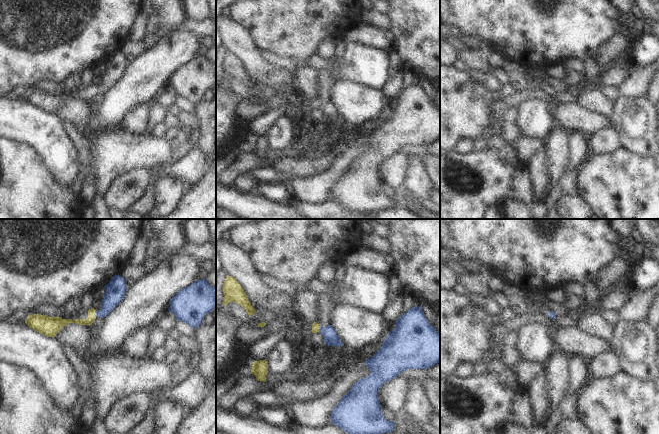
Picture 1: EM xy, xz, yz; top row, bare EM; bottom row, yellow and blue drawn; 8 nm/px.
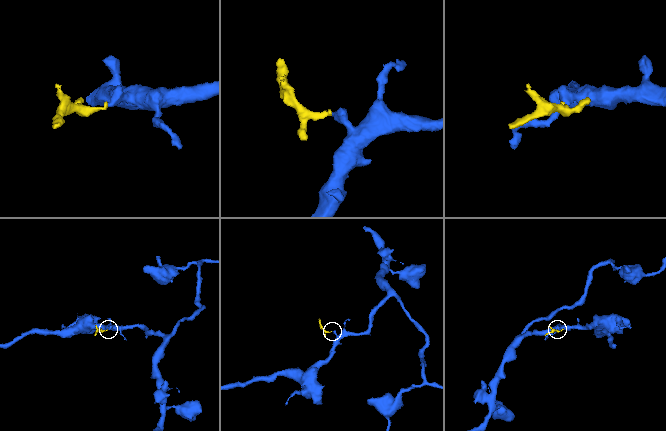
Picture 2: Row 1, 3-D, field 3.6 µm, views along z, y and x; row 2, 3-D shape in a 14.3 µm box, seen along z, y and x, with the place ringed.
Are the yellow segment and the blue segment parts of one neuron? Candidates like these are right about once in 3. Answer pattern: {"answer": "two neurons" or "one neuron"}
{"answer": "one neuron"}

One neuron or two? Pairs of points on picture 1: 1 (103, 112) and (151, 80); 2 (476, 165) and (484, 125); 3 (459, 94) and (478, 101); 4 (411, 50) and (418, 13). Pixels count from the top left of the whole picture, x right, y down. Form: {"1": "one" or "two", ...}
{"1": "one", "2": "two", "3": "one", "4": "one"}

